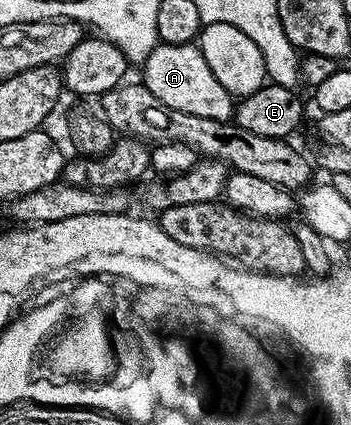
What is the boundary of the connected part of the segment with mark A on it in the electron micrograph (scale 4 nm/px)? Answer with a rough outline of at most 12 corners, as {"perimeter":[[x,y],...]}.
{"perimeter":[[156,45],[142,85],[189,116],[232,121],[198,45]]}

